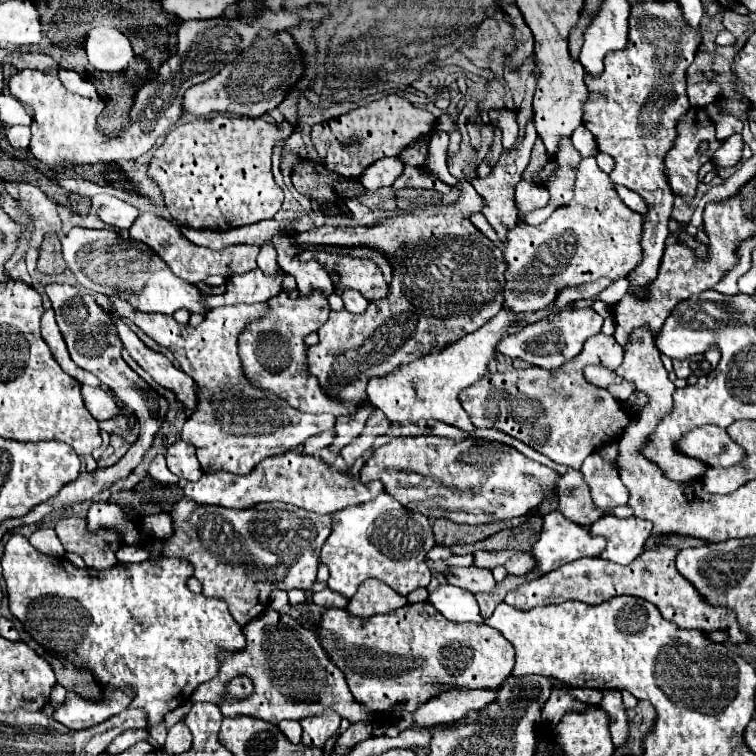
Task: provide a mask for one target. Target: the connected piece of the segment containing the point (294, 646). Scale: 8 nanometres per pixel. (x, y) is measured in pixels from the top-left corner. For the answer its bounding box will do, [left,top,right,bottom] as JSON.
[192,607,376,725]

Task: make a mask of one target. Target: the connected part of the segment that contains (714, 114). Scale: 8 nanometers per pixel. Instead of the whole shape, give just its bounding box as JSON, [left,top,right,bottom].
[705,102,744,141]

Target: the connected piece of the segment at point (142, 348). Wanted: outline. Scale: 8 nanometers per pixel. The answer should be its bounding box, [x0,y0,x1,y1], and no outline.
[108,313,196,415]

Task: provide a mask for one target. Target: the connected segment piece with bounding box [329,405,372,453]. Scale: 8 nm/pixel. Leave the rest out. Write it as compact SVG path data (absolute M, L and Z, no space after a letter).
M365 405L354 415L337 417L334 430L336 431L333 444L329 448L334 453L352 442L352 439L361 434L367 420L371 417L372 407Z

